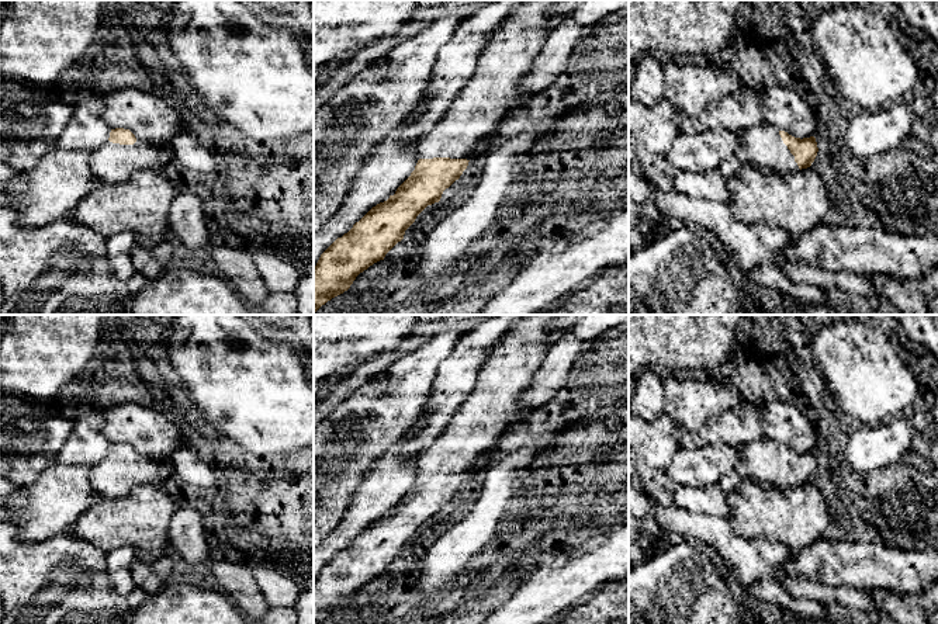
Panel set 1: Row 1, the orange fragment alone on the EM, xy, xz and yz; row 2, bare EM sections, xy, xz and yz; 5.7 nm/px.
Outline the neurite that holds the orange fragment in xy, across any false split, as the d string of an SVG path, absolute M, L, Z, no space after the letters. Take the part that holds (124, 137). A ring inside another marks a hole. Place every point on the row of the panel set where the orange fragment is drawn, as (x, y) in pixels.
M115 128L105 143L90 152L89 163L98 180L120 183L135 171L158 170L165 157L162 146L138 141L129 129Z

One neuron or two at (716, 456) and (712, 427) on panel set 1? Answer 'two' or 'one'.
two

